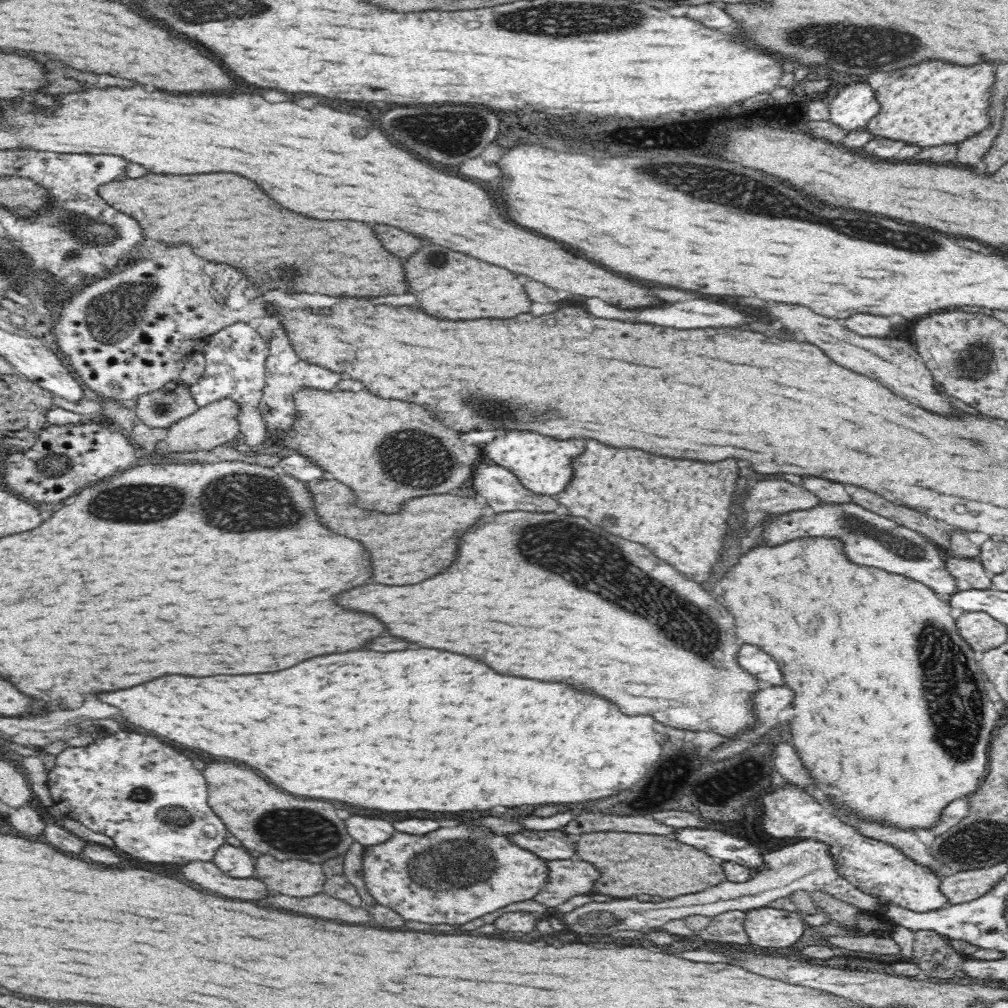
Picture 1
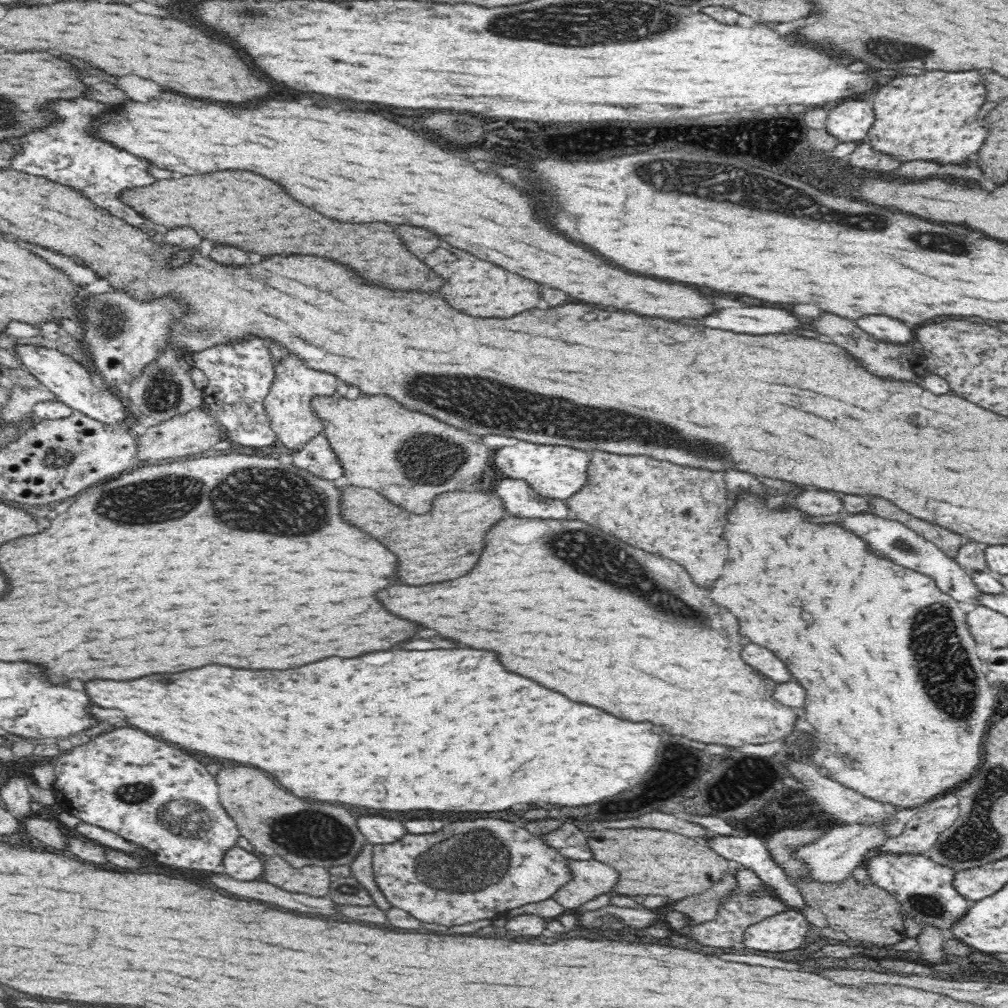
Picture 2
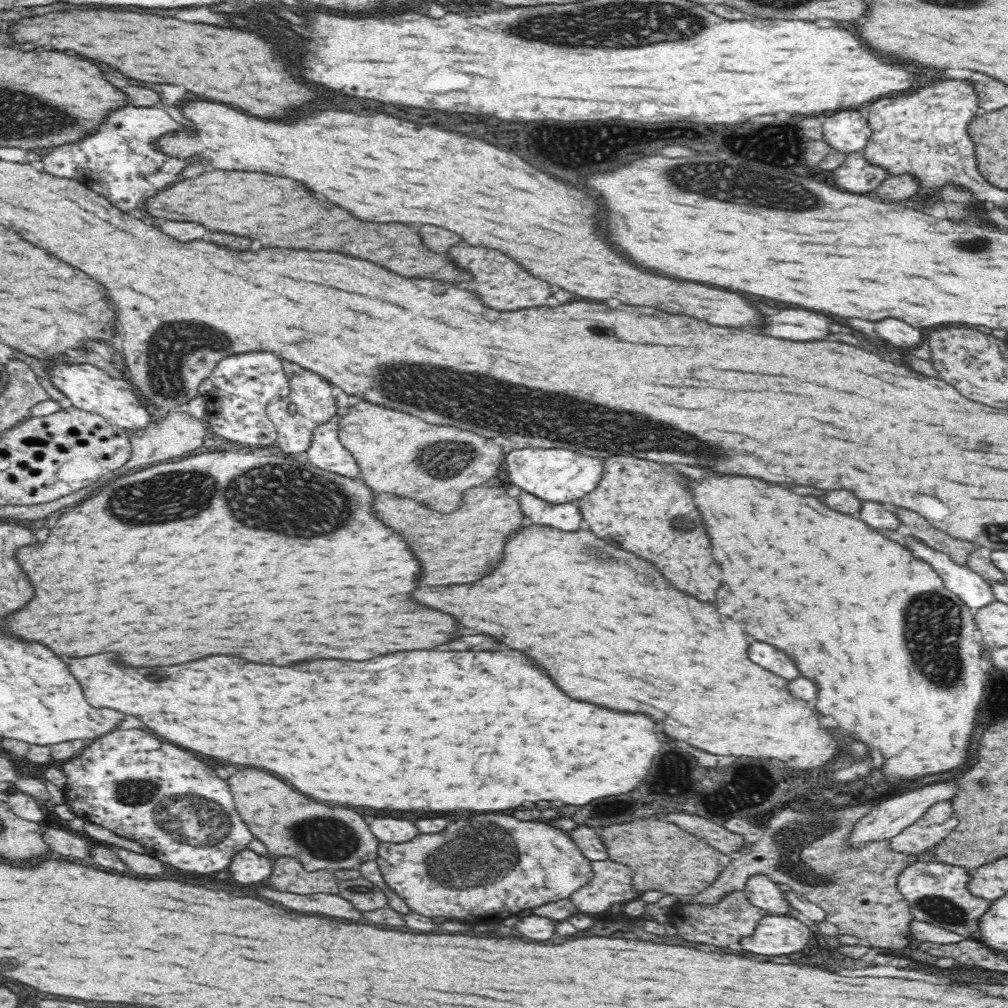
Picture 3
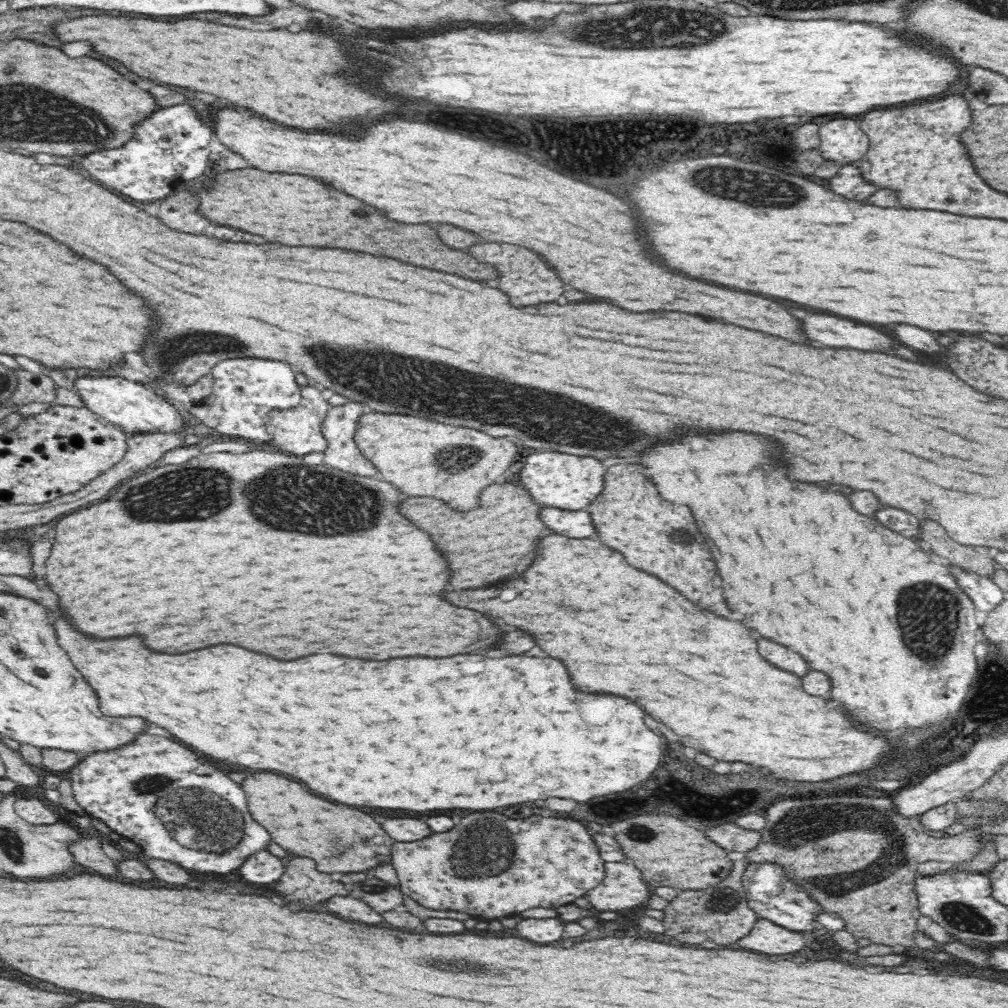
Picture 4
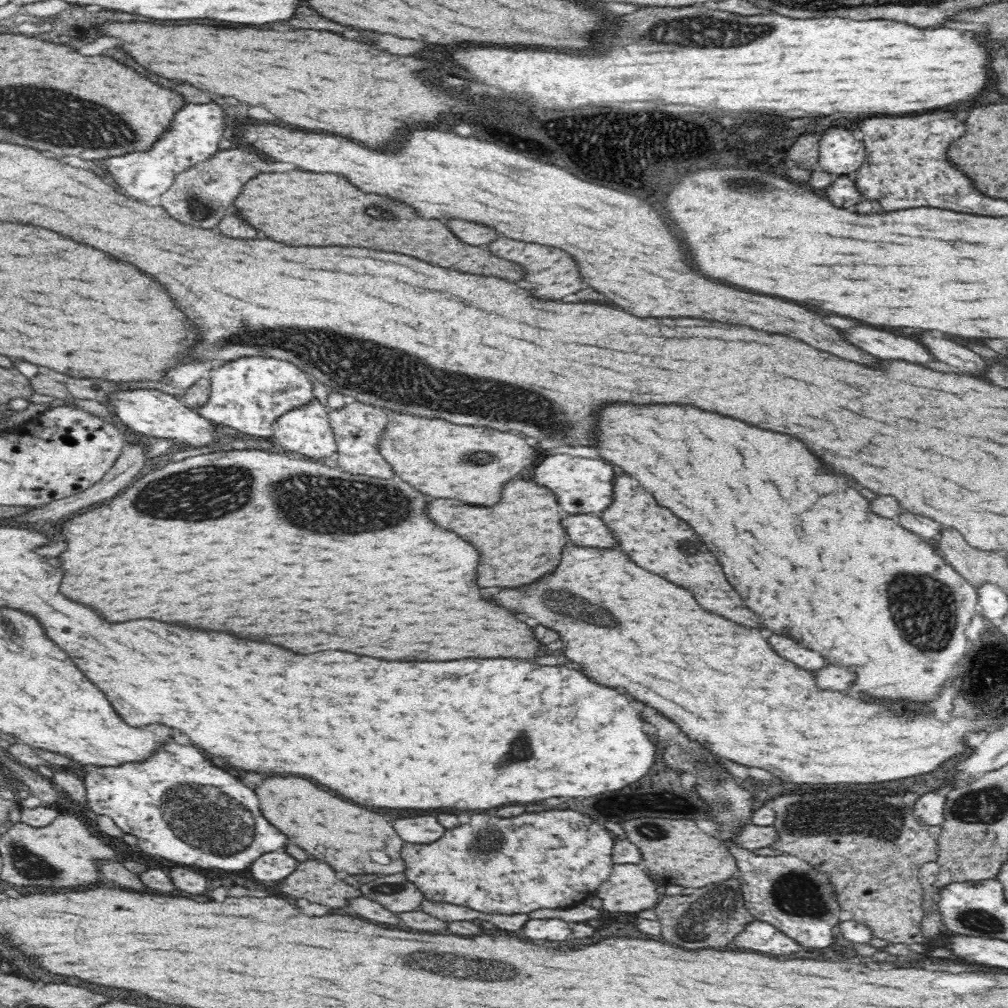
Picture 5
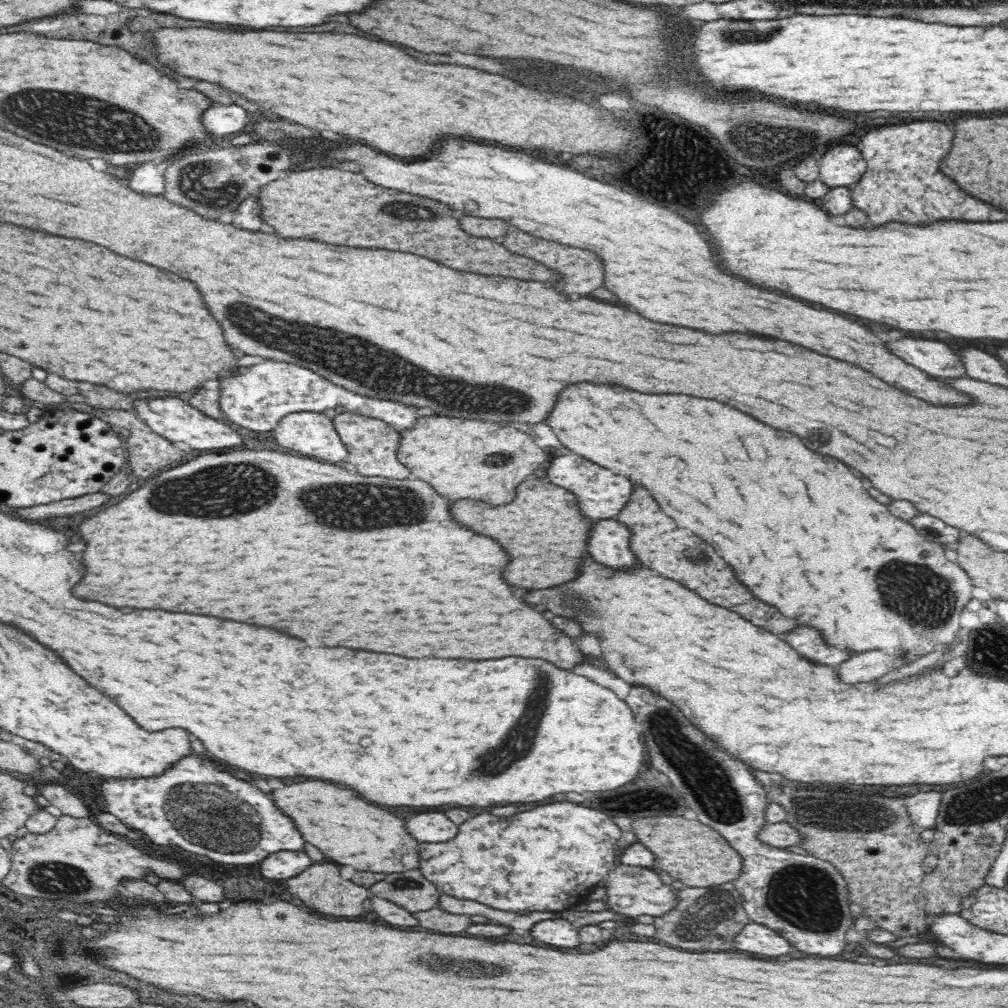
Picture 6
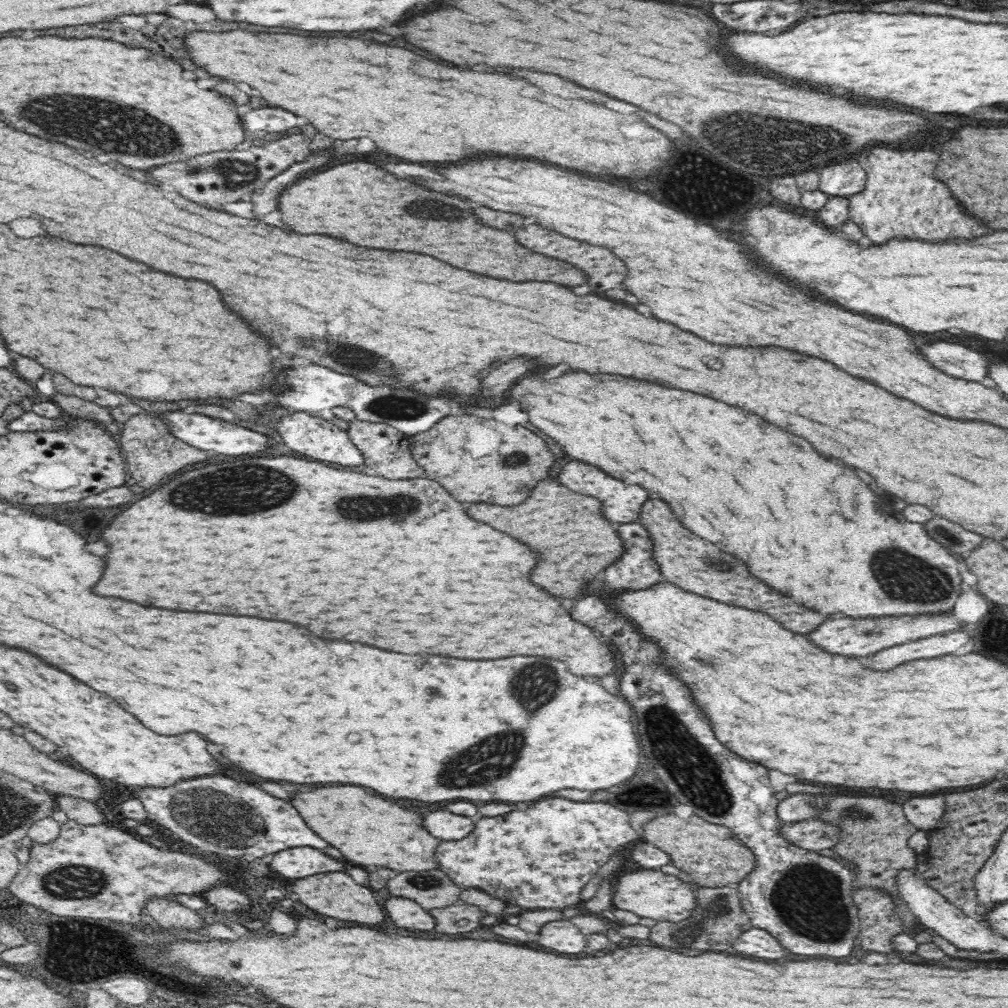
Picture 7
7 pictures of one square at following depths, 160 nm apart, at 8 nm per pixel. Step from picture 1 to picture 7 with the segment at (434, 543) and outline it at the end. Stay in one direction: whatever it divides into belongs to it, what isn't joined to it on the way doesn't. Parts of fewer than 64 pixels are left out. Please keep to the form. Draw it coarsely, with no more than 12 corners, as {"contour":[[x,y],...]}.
{"contour":[[542,480],[470,518],[538,554],[530,582],[578,598],[625,550],[596,498]]}

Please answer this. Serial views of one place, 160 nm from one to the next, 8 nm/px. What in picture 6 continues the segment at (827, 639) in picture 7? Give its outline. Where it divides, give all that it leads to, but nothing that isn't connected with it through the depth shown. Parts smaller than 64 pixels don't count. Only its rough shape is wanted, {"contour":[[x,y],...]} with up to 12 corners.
{"contour":[[810,628],[784,634],[798,654],[812,662],[834,666],[848,652],[824,644]]}

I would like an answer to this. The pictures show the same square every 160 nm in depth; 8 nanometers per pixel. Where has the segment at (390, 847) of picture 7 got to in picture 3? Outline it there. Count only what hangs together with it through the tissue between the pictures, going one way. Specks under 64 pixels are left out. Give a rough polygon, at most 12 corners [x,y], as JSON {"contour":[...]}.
{"contour":[[256,768],[228,782],[272,854],[356,869],[378,839],[354,810]]}

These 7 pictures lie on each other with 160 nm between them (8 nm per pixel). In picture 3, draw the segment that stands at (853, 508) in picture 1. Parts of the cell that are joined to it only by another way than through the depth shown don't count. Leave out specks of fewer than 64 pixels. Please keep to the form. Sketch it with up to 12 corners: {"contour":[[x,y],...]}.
{"contour":[[919,537],[906,548],[975,611],[996,601],[982,575]]}

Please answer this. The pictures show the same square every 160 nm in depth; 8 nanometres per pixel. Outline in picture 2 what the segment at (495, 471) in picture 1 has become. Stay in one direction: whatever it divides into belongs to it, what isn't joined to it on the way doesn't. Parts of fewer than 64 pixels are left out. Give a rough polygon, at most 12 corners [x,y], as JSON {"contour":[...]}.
{"contour":[[509,477],[493,485],[508,515],[571,517],[566,503]]}

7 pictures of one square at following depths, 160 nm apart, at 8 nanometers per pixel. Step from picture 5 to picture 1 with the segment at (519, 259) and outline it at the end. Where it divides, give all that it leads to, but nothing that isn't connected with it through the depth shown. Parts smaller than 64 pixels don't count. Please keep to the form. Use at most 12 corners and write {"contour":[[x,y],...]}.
{"contour":[[426,243],[404,264],[434,318],[530,310],[504,268]]}

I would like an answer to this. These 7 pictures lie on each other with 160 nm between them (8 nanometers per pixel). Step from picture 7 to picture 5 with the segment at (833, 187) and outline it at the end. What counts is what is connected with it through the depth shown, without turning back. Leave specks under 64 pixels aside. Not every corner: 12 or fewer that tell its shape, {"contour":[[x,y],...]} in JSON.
{"contour":[[830,126],[820,134],[818,166],[853,175],[863,140]]}

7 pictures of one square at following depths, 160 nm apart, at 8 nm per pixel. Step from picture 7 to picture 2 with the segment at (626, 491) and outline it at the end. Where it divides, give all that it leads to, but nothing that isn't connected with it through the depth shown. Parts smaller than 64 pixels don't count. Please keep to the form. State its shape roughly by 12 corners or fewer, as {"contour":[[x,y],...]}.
{"contour":[[518,440],[493,452],[506,477],[566,500],[586,485],[591,455]]}

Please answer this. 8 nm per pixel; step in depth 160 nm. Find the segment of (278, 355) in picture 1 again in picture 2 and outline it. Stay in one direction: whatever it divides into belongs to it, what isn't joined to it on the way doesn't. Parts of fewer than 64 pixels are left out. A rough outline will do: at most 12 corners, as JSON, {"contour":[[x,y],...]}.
{"contour":[[291,352],[274,366],[264,409],[278,444],[323,434],[310,407],[338,380]]}

